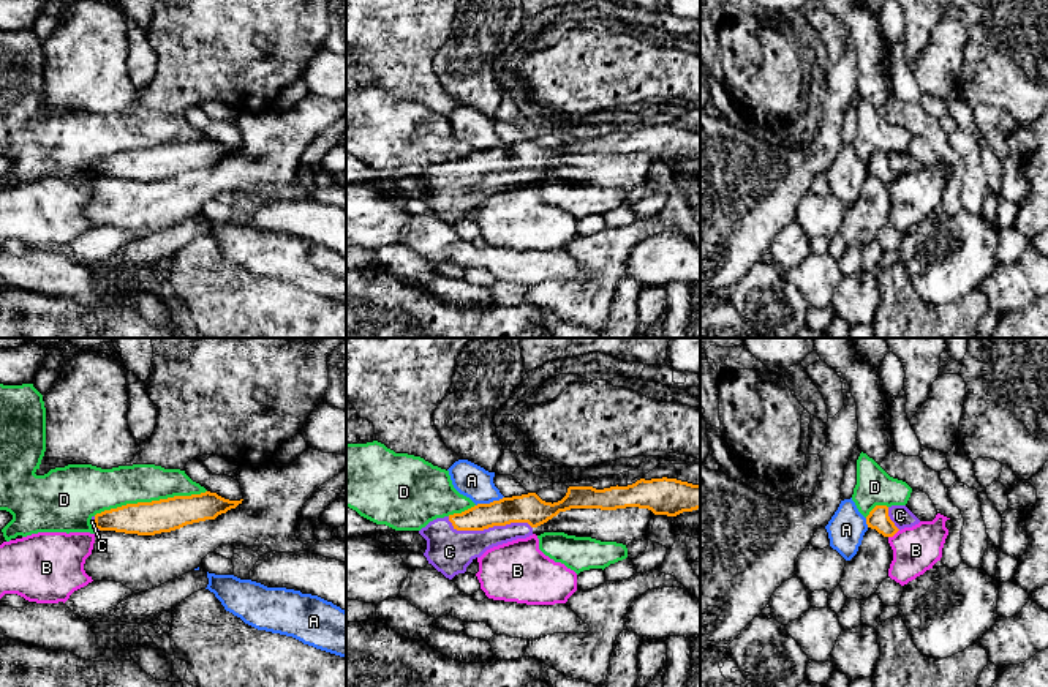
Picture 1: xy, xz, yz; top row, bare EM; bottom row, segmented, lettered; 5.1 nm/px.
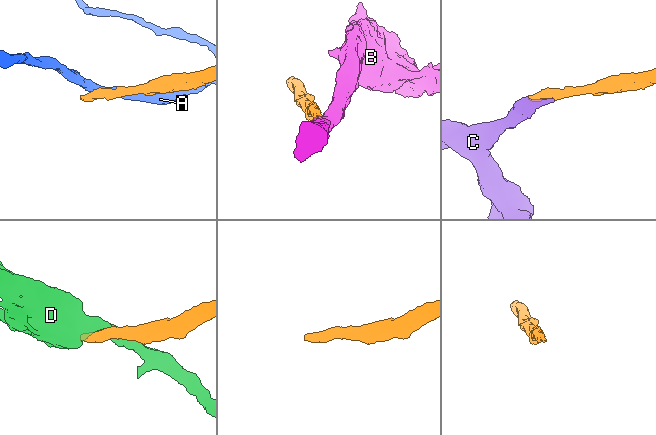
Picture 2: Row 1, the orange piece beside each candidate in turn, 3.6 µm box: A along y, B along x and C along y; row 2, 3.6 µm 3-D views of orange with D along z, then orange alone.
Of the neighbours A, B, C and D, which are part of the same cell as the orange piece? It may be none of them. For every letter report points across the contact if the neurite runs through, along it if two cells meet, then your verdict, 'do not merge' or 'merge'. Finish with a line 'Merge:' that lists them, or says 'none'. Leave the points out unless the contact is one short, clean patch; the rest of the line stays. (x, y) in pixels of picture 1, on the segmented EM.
A: do not merge
B: border along yz (898, 529), (889, 537); do not merge
C: runs through xz (530, 507), (512, 518), (489, 526), (465, 536), (449, 551); merge
D: do not merge
Merge: C

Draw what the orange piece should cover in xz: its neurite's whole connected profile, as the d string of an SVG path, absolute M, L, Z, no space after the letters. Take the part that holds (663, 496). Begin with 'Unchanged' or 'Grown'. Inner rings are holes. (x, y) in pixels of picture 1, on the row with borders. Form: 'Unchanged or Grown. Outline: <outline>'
Grown. Outline: M640 479L628 486L610 486L596 490L593 486L569 486L566 496L558 502L545 502L536 493L503 497L490 504L477 504L462 513L430 521L419 534L427 540L424 556L446 578L452 580L465 573L466 567L481 557L487 550L533 535L533 529L547 523L560 512L571 509L616 510L626 507L648 509L654 515L677 516L683 512L700 509L700 485L692 485L677 479Z

